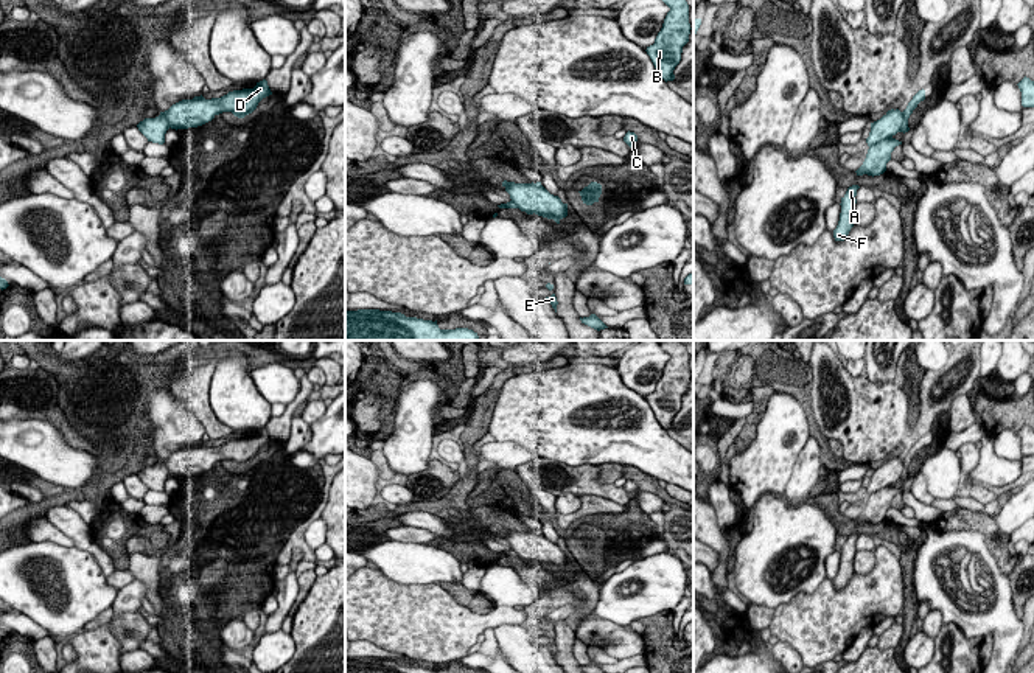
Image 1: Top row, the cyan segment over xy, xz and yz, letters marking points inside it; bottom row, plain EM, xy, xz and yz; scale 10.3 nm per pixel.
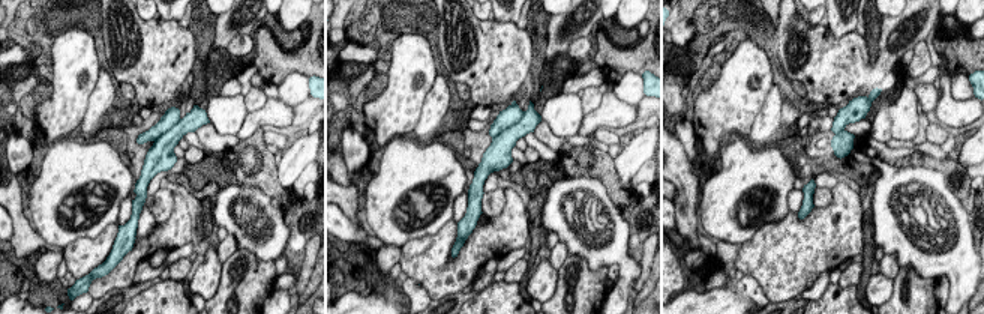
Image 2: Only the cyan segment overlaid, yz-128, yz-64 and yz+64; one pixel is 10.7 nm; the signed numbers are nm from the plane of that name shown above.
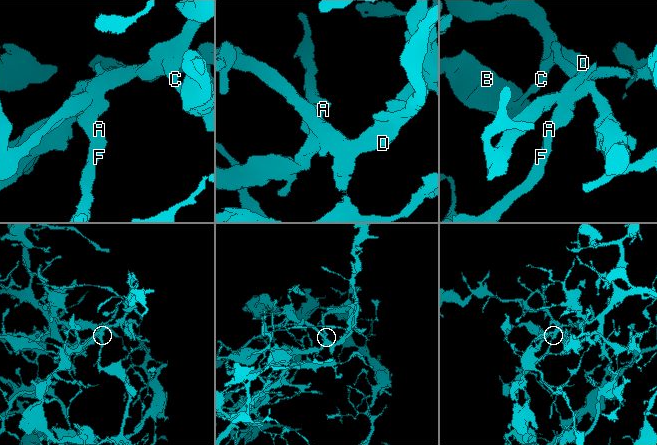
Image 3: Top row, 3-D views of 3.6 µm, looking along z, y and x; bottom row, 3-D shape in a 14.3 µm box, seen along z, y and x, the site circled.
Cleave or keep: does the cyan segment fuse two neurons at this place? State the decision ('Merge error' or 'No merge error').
Merge error

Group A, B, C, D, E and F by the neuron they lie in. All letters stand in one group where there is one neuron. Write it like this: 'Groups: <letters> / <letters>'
Groups: A F / B C D E

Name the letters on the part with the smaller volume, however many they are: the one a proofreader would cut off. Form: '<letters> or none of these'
A, F

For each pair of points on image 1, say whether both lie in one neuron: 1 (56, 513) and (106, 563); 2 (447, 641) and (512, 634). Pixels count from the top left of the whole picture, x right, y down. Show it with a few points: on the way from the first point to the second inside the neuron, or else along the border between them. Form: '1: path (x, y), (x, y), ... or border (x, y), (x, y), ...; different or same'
1: path (69, 524), (95, 550); same
2: border (520, 624), (501, 624), (493, 628); different

